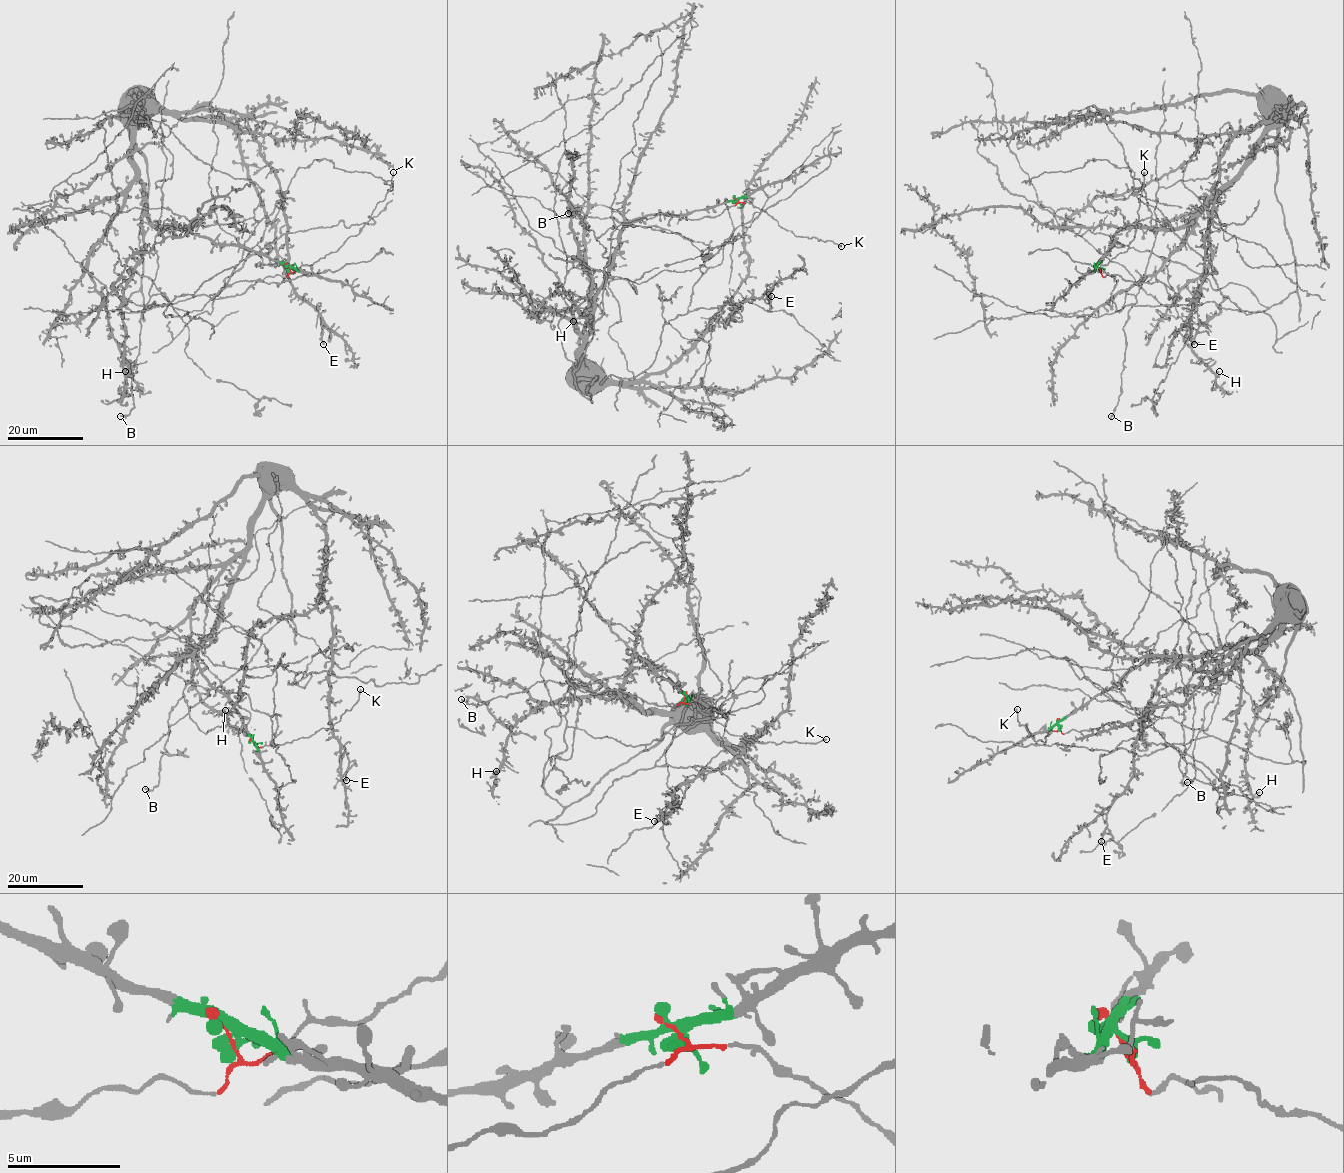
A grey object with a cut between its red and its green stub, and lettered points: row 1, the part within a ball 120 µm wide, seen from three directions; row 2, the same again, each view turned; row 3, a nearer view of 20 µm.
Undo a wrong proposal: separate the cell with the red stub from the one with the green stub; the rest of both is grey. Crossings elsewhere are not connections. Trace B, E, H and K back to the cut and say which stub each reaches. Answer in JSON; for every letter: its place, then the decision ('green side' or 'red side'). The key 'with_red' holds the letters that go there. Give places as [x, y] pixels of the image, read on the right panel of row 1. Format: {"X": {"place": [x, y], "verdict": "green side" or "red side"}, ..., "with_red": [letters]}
{"B": {"place": [1111, 416], "verdict": "red side"}, "E": {"place": [1194, 344], "verdict": "green side"}, "H": {"place": [1219, 371], "verdict": "green side"}, "K": {"place": [1144, 172], "verdict": "red side"}, "with_red": ["B", "K"]}

